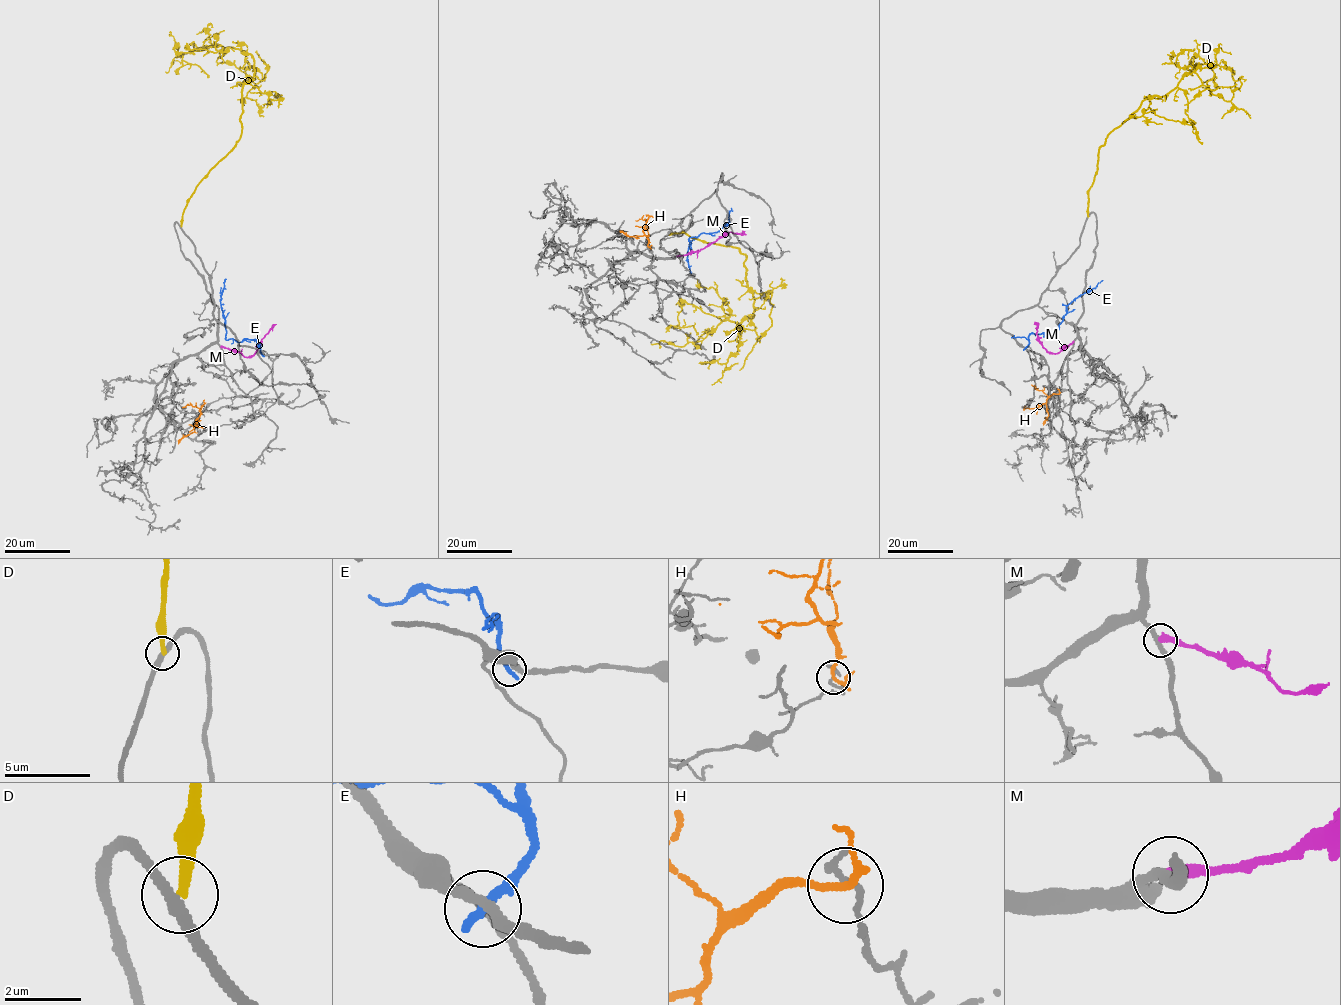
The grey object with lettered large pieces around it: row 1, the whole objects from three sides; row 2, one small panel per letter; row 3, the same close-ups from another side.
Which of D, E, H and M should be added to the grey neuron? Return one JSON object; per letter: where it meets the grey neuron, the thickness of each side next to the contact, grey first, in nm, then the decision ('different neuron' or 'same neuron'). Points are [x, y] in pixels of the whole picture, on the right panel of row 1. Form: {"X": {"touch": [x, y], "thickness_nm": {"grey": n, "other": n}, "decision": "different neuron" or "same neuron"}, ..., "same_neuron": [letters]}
{"D": {"touch": [1087, 216], "thickness_nm": {"grey": 280, "other": 280}, "decision": "different neuron"}, "E": {"touch": [1025, 348], "thickness_nm": {"grey": 300, "other": 320}, "decision": "different neuron"}, "H": {"touch": [1058, 394], "thickness_nm": {"grey": 200, "other": 160}, "decision": "different neuron"}, "M": {"touch": [1073, 342], "thickness_nm": {"grey": 280, "other": 320}, "decision": "different neuron"}, "same_neuron": []}

